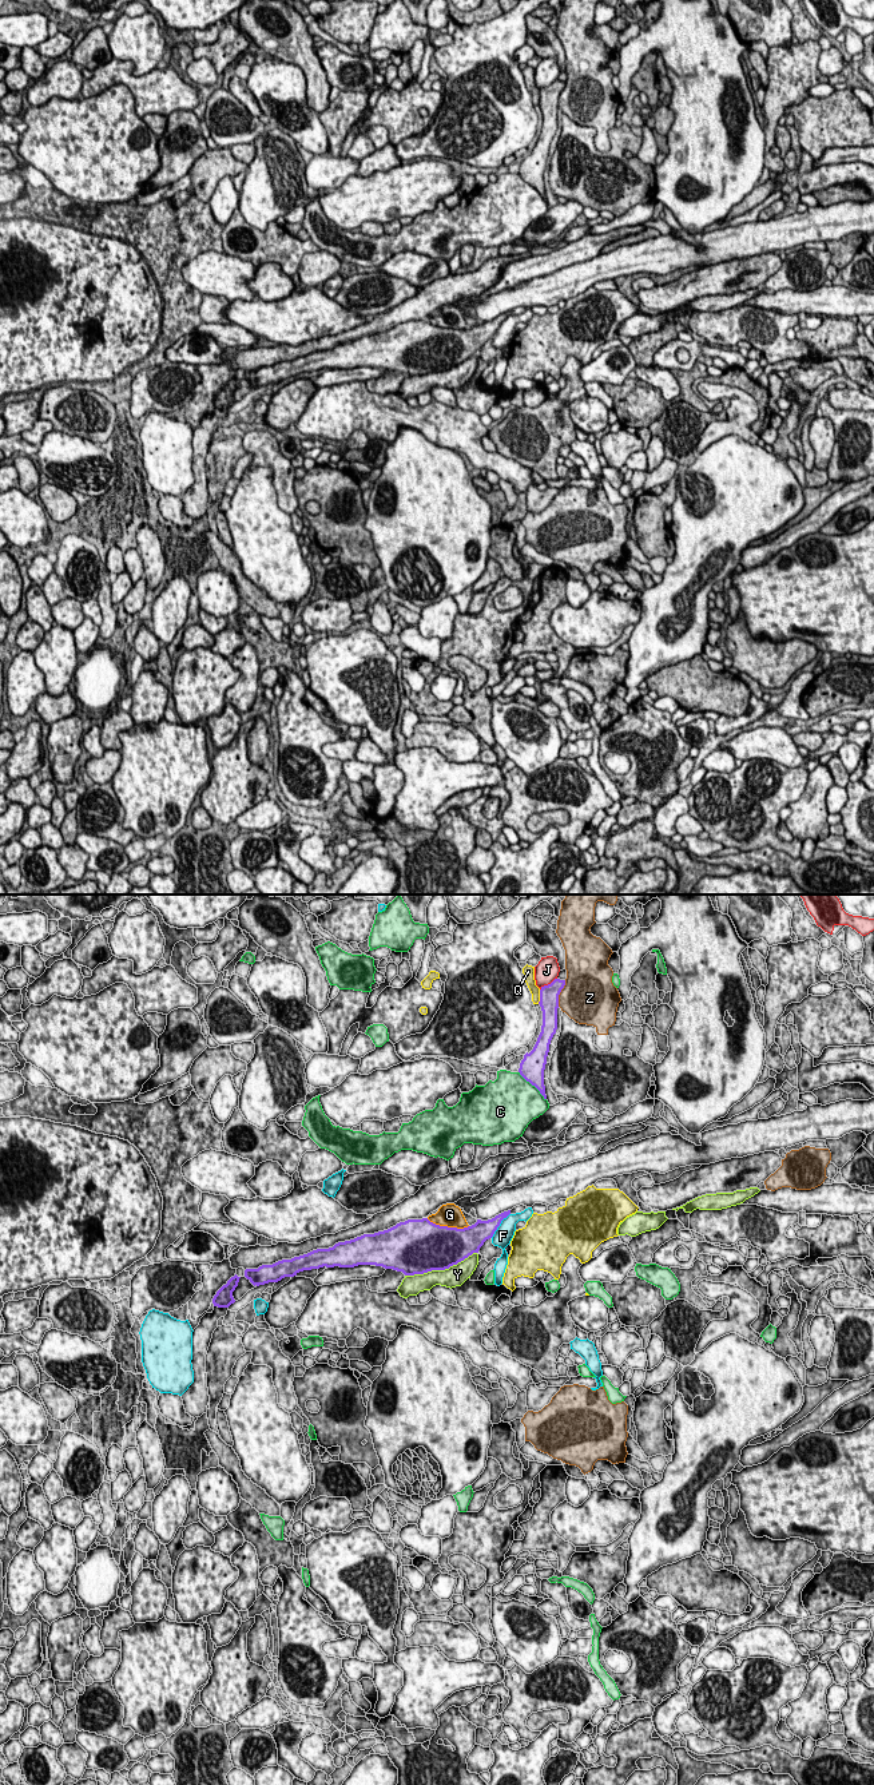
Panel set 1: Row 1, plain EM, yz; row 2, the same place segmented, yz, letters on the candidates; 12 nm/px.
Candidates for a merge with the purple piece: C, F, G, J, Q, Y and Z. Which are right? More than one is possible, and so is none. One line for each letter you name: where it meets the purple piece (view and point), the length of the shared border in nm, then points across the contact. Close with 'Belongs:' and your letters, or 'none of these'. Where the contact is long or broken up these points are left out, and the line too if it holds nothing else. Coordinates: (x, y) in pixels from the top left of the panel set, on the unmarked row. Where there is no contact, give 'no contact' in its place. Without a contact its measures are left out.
Y: yz (440, 371) | 900 nm
Belongs: Y

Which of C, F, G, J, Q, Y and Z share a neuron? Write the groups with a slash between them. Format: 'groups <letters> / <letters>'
groups C / F / G / J / Q / Y / Z

